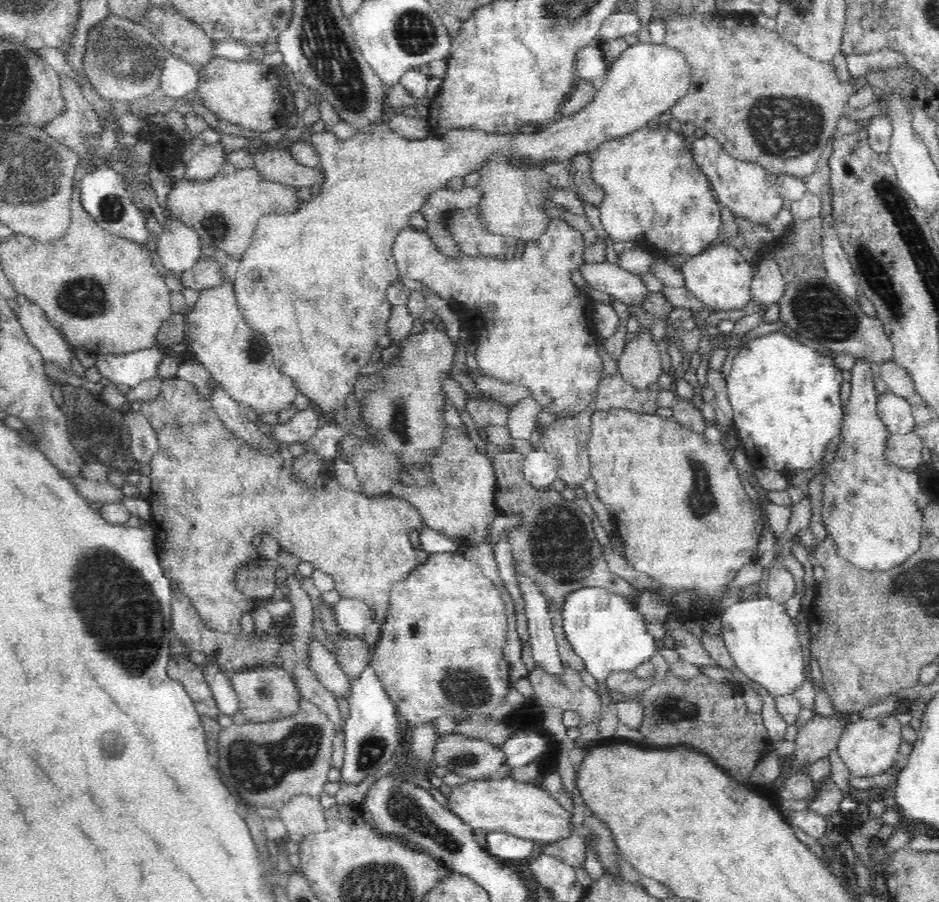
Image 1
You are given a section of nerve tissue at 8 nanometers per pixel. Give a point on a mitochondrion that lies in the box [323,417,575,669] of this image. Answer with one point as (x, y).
(450, 475)

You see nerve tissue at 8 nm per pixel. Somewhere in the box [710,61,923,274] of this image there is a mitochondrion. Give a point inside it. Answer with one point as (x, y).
(780, 127)

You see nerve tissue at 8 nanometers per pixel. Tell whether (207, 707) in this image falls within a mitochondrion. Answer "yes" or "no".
no

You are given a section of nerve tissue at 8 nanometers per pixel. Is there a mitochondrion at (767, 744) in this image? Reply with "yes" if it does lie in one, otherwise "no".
no

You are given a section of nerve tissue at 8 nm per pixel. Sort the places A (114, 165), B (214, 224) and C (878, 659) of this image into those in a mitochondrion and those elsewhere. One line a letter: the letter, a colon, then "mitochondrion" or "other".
A: other
B: mitochondrion
C: other

